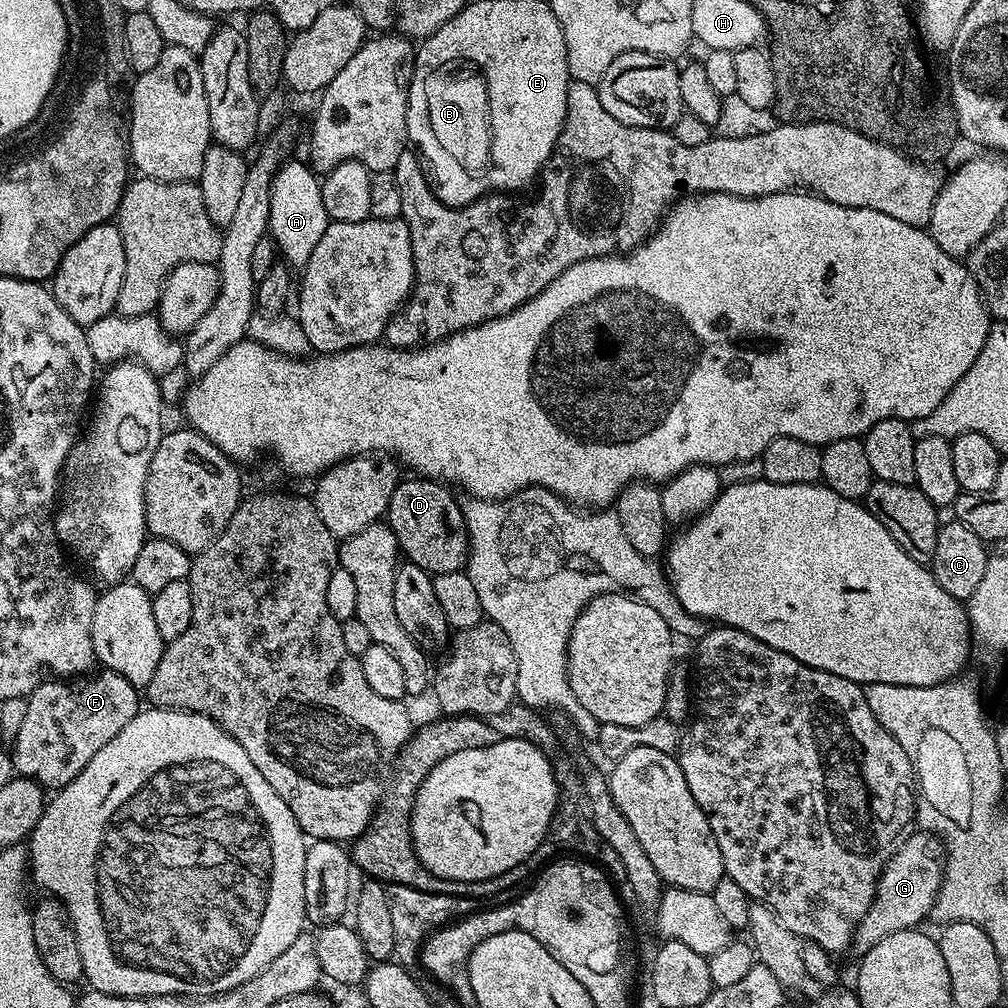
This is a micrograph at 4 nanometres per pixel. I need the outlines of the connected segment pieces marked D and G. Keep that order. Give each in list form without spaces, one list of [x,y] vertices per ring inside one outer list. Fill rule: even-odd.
[[[404,478],[397,483],[386,513],[386,523],[399,542],[401,553],[406,557],[407,563],[426,570],[432,576],[465,571],[468,567],[468,531],[461,501],[456,501],[452,497],[453,489],[441,481],[427,478],[412,479],[416,480]]]
[[[927,830],[913,831],[912,837],[886,862],[876,883],[876,897],[872,899],[870,910],[856,923],[851,951],[866,953],[878,946],[882,938],[890,938],[890,934],[923,925],[920,923],[932,916],[932,907],[936,905],[945,863],[946,849],[939,839]]]

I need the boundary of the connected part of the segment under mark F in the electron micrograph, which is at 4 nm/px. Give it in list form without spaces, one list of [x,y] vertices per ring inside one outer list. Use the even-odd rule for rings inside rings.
[[[107,670],[92,675],[49,678],[26,698],[26,718],[22,718],[22,726],[10,742],[16,776],[25,776],[45,790],[66,787],[82,774],[86,762],[141,711],[141,693],[130,682]]]

